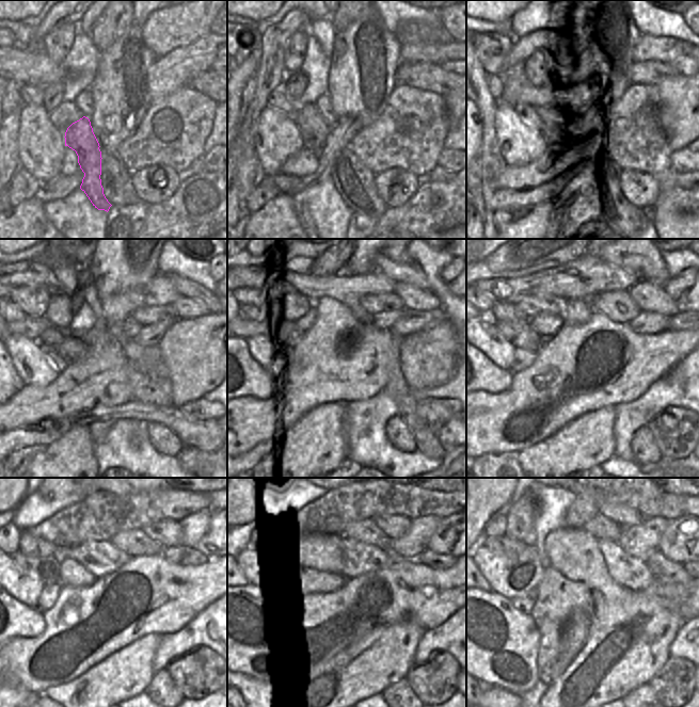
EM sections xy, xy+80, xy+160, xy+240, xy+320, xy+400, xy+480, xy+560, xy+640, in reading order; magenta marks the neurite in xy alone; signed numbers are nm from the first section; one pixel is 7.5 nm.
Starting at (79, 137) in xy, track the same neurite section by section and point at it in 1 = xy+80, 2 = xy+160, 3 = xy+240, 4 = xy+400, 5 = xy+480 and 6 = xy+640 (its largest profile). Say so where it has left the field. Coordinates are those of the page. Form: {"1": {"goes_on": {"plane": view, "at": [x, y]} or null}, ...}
{"1": {"goes_on": {"plane": "xy+80", "at": [315, 129]}}, "2": {"goes_on": {"plane": "xy+160", "at": [546, 110]}}, "3": {"goes_on": {"plane": "xy+240", "at": [52, 336]}}, "4": {"goes_on": {"plane": "xy+400", "at": [503, 311]}}, "5": {"goes_on": {"plane": "xy+480", "at": [28, 544]}}, "6": {"goes_on": {"plane": "xy+640", "at": [496, 526]}}}

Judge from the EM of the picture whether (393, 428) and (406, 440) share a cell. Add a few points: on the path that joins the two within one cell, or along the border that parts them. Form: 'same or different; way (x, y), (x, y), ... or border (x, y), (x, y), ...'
same; way (396, 431), (402, 437)

